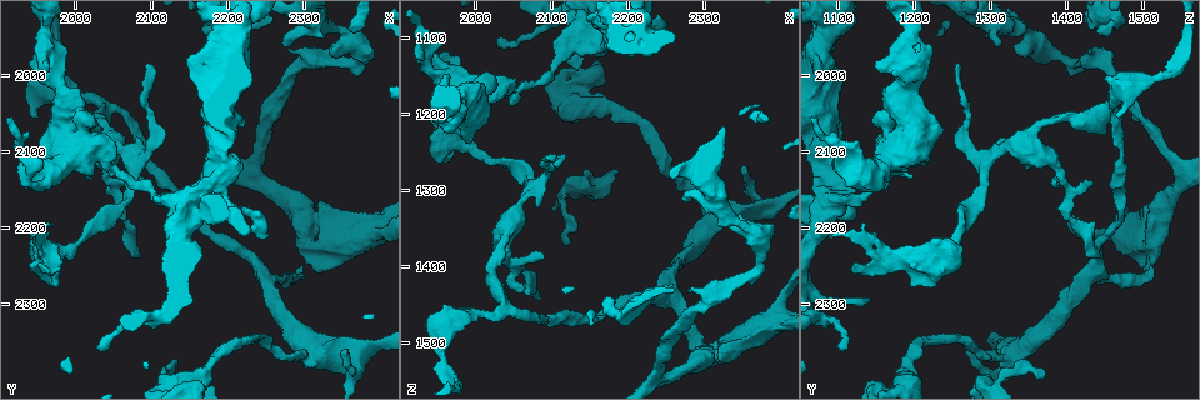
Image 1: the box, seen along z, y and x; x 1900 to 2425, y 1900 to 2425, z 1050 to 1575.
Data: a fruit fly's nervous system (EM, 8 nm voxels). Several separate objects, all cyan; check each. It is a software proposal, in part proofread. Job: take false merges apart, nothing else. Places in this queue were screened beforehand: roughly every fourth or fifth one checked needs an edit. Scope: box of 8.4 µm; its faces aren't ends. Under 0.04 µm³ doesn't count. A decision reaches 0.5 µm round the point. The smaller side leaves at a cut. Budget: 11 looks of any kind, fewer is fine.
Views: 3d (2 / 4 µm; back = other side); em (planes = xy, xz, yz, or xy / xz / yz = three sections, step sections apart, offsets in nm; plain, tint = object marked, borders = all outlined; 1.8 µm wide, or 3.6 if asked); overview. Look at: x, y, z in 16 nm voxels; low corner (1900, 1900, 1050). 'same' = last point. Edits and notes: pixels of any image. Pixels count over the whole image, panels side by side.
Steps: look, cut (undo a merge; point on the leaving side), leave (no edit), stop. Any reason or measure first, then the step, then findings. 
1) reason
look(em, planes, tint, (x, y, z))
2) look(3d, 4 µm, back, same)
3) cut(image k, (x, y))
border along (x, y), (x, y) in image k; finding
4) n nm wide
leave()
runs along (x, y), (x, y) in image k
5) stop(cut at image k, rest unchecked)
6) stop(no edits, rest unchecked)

look(3d, 4 µm, (2150, 2155, 1085))

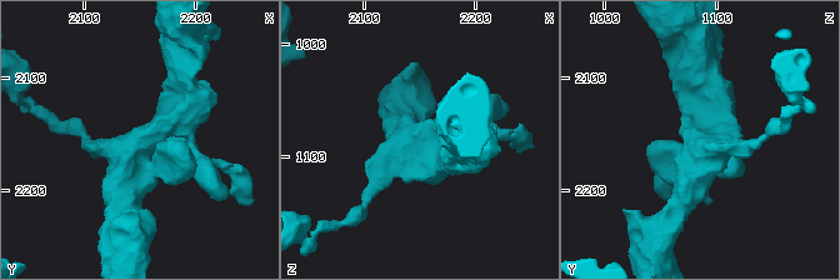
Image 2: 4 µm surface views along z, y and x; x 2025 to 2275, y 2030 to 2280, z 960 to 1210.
now the EM
look(em, xz, step 16, tint, (2150, 2158, 1090))

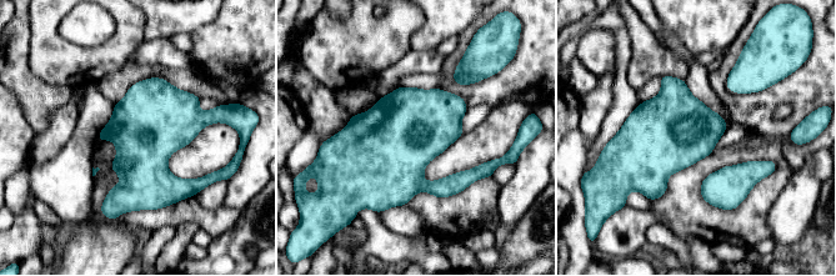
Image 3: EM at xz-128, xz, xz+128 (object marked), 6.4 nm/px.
another direction
look(em, planes, borders, same)

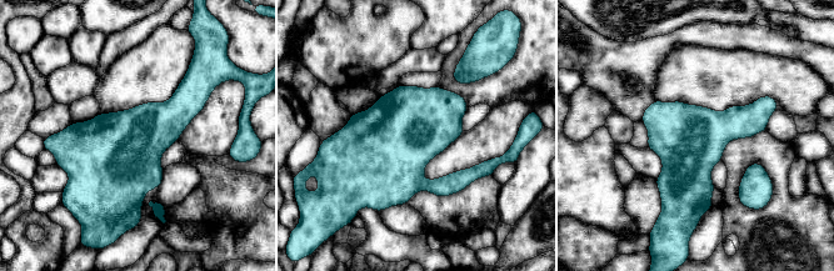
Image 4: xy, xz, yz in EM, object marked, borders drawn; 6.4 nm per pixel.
leave()
one neuron here

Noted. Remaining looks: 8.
thin arm on a thick one
look(3d, 4 µm, (1980, 2110, 1170))

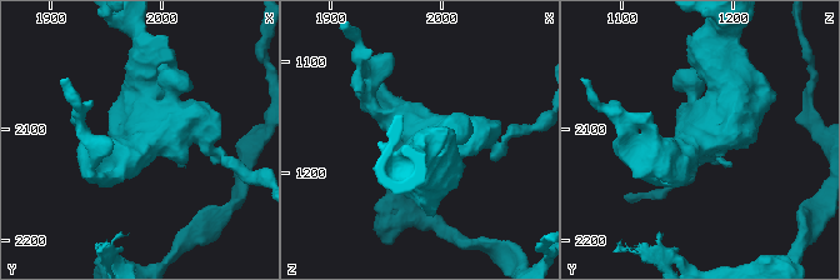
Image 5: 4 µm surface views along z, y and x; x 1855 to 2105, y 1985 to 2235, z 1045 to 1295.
look(em, 3.6 µm, xz, step 8, tint, (1982, 2110, 1166))

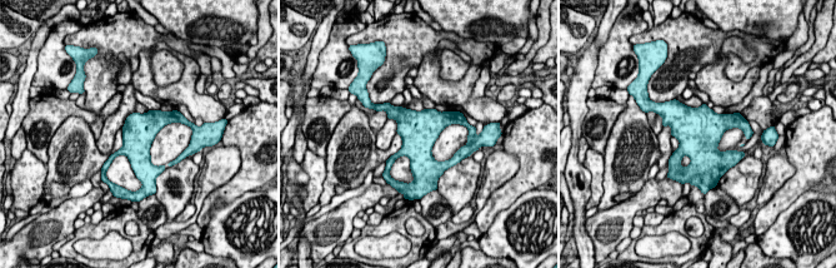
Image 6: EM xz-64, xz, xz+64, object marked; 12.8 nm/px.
look(em, 3.6 µm, planes, borders, same)

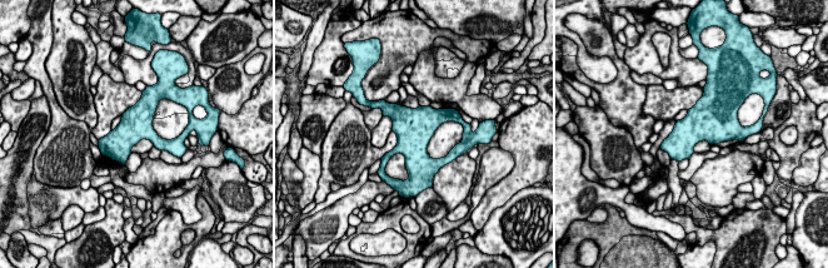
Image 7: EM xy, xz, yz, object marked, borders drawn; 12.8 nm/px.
leave()
continuous, no second neuron

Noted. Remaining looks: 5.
abrupt turn
look(3d, 2 µm, (1975, 1990, 1185))

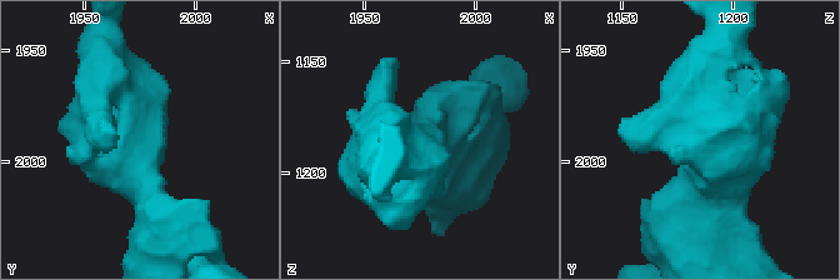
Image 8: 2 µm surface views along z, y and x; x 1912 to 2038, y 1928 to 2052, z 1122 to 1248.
shape alone is not enough
look(em, planes, tint, (1976, 1992, 1184))

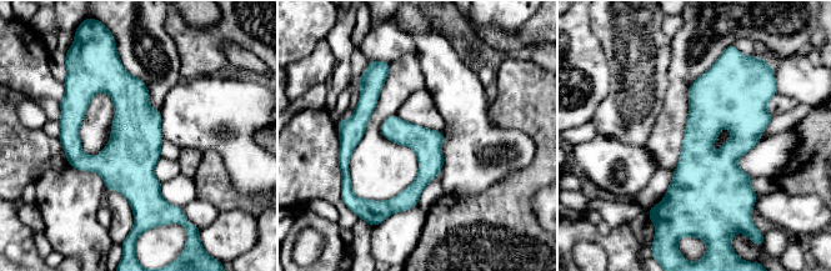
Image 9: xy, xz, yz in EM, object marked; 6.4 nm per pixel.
190 nm wide
leave()
one neuron here

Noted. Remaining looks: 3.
four arms meet
look(3d, 4 µm, (2205, 1935, 1085))

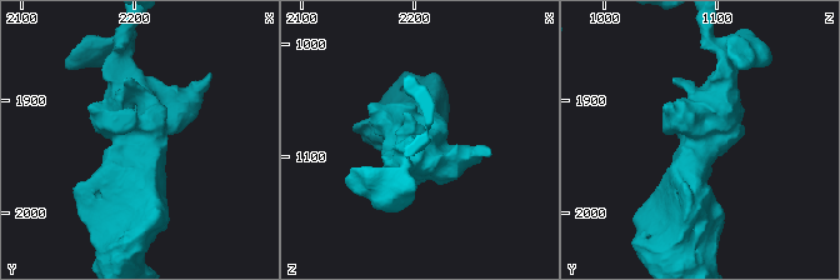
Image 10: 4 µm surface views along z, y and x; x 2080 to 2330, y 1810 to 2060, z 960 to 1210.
look(em, 3.6 µm, xy, step 16, tint, (2208, 1932, 1084))

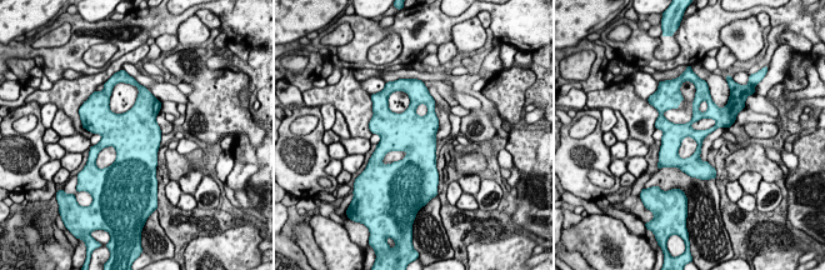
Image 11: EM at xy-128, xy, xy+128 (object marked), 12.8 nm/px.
160 nm wide
leave()
runs along (700, 99), (689, 124), (699, 139), (694, 168) in image 11; one neuron here

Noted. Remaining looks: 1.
stop(no edits, rest unchecked)

